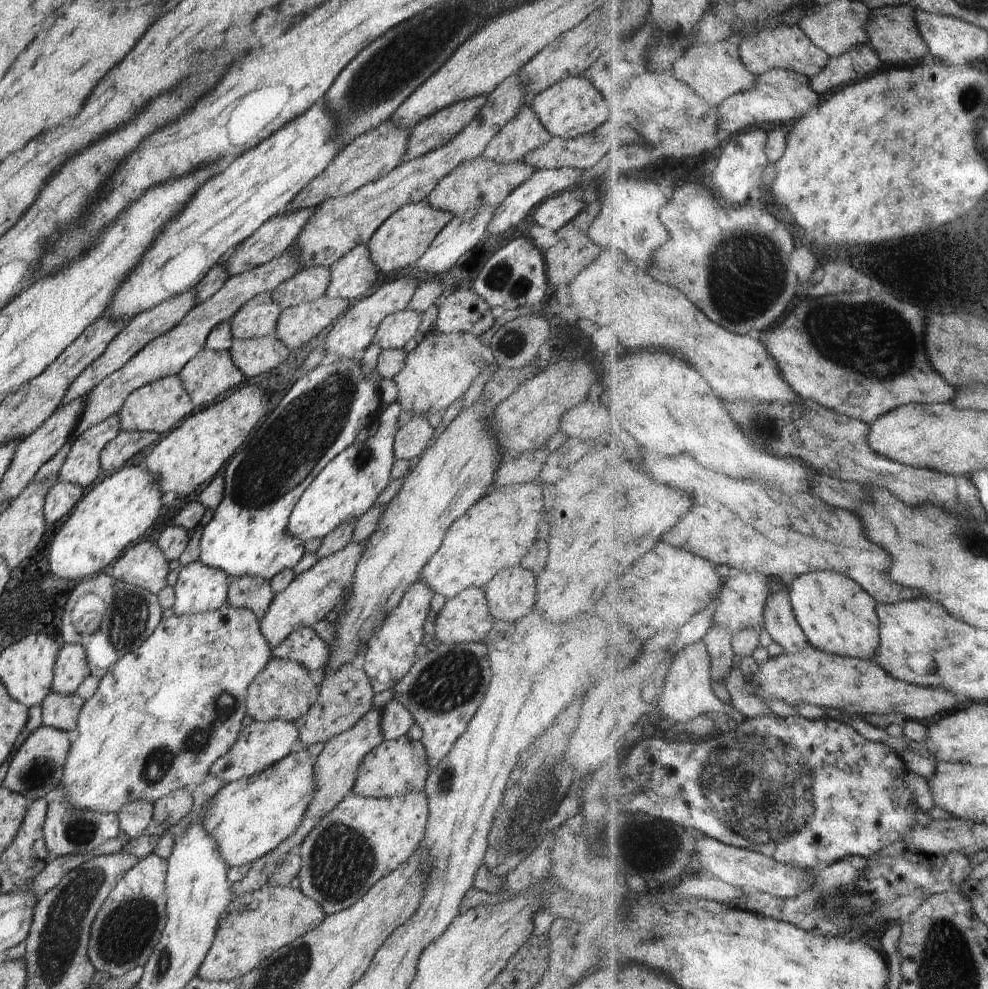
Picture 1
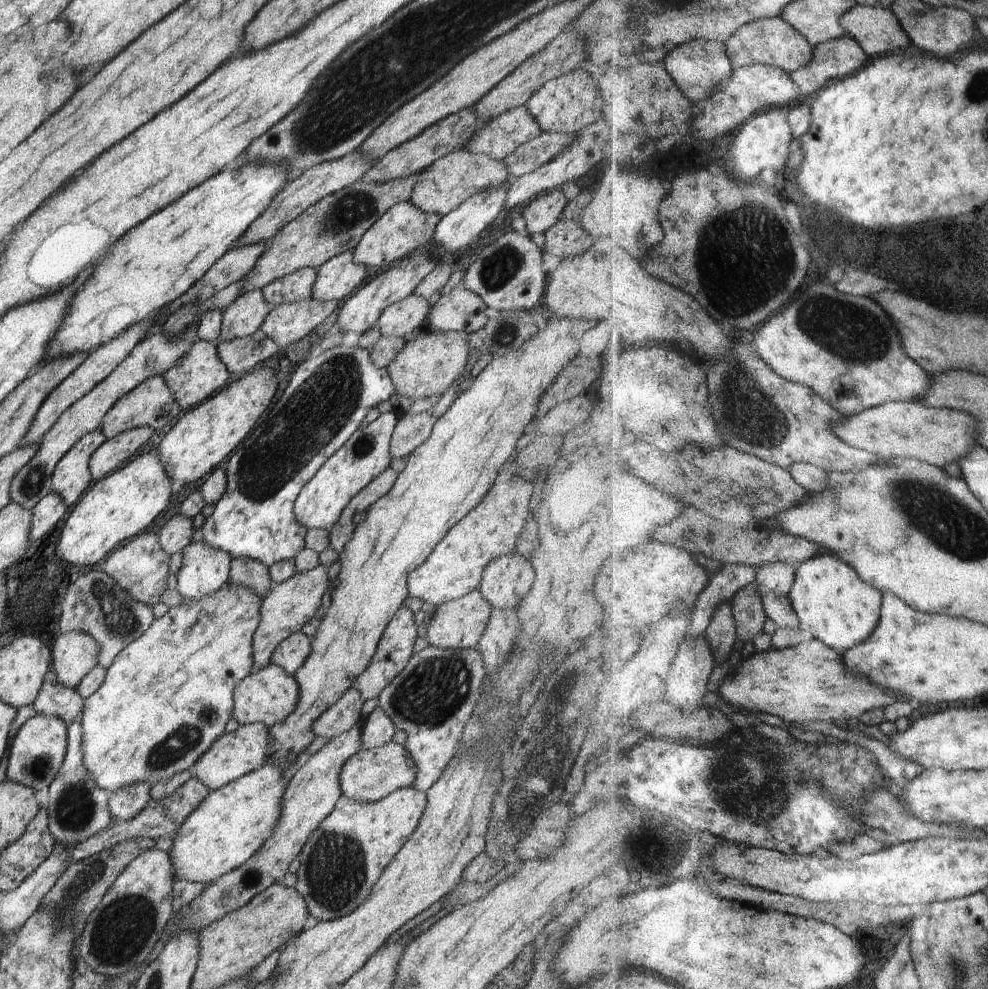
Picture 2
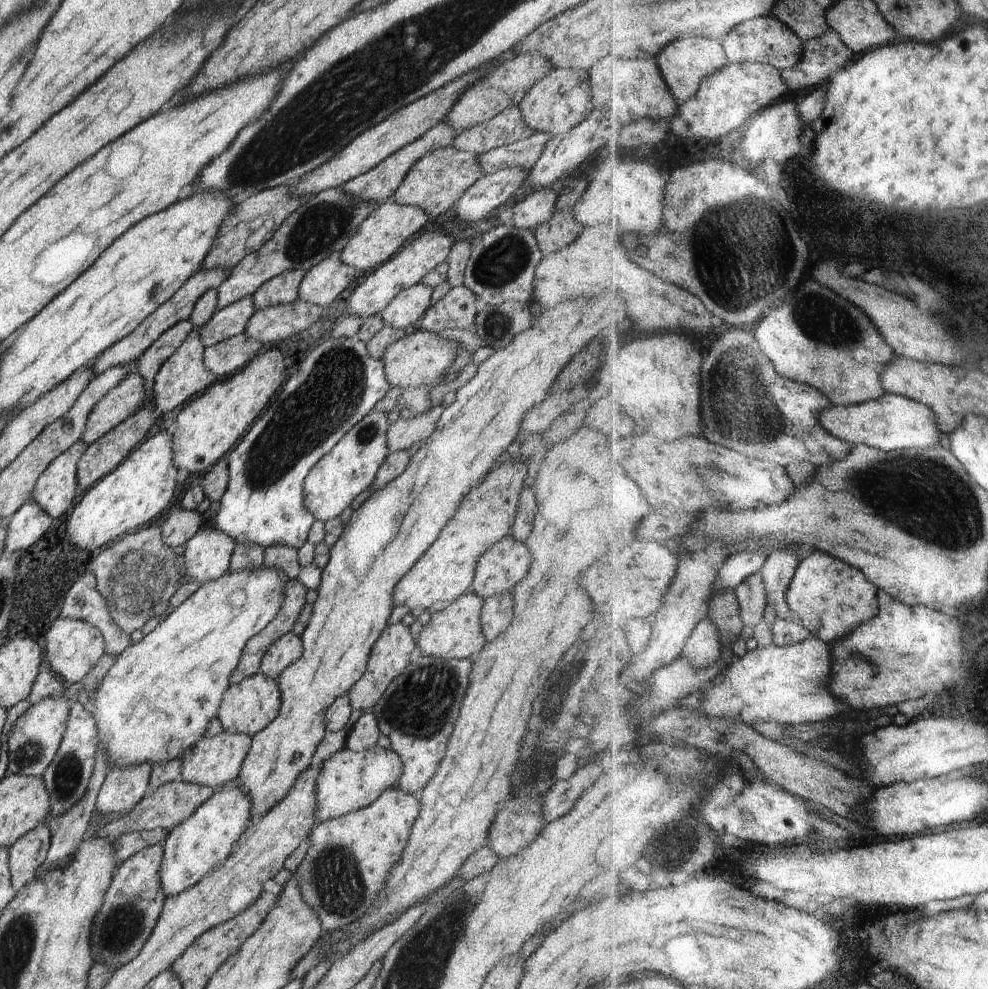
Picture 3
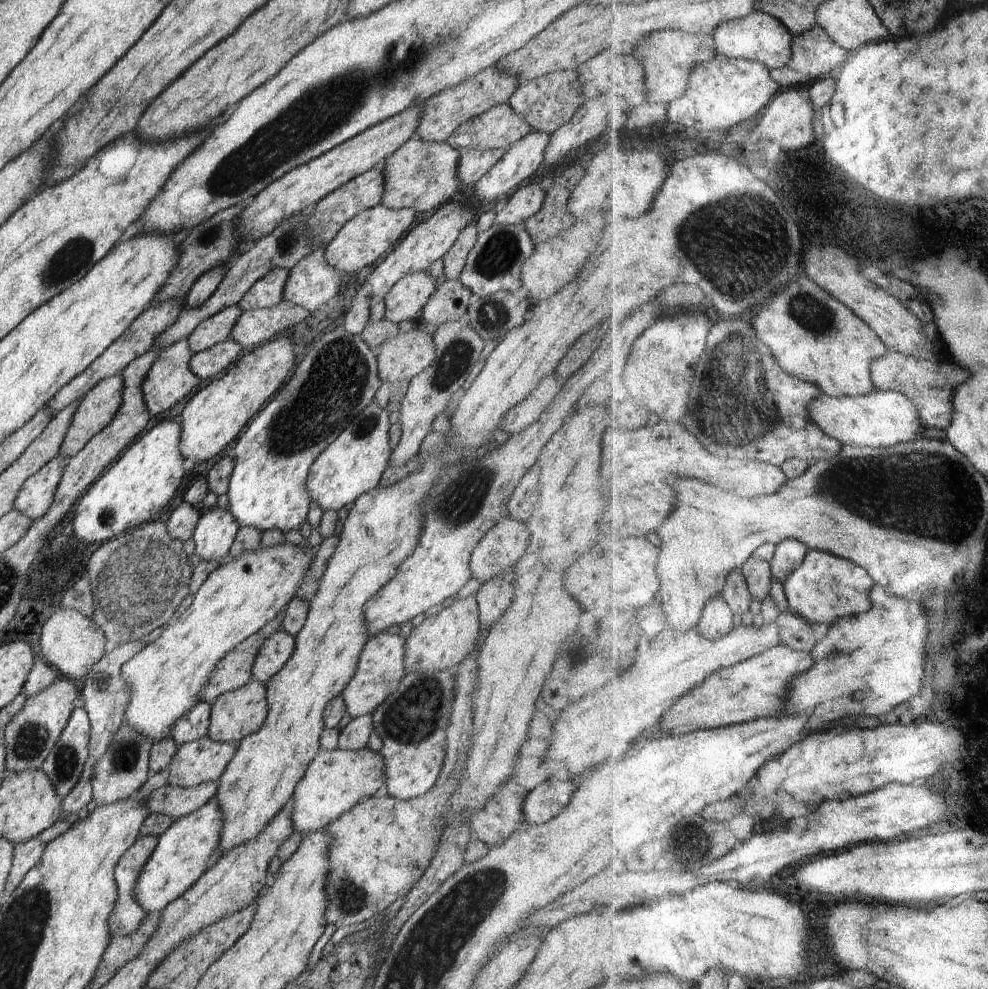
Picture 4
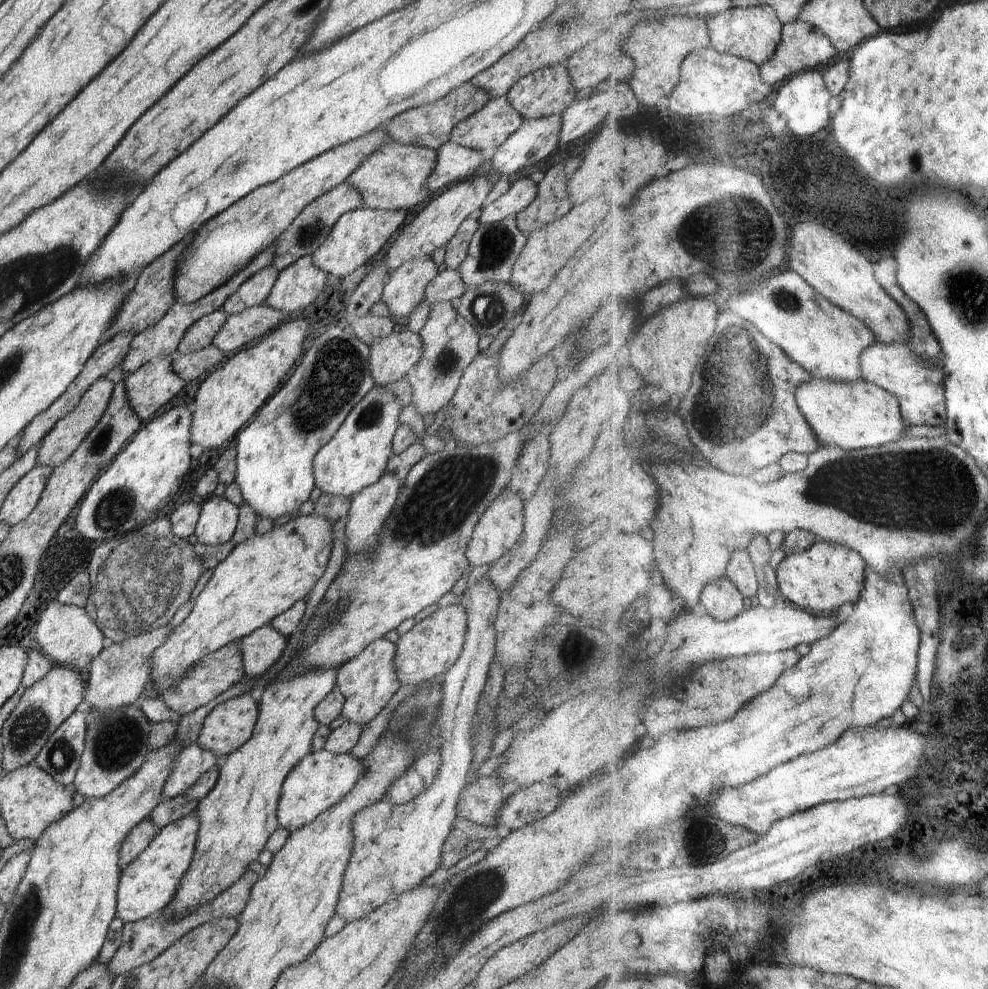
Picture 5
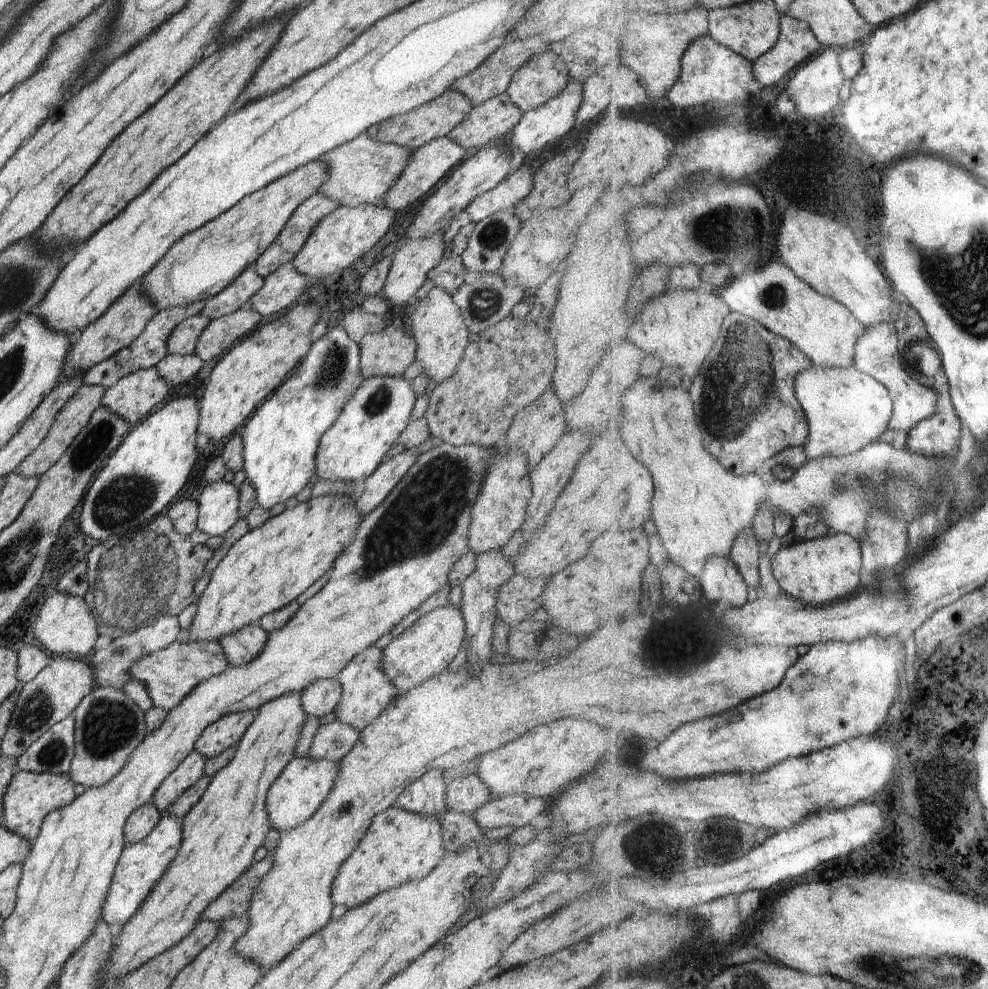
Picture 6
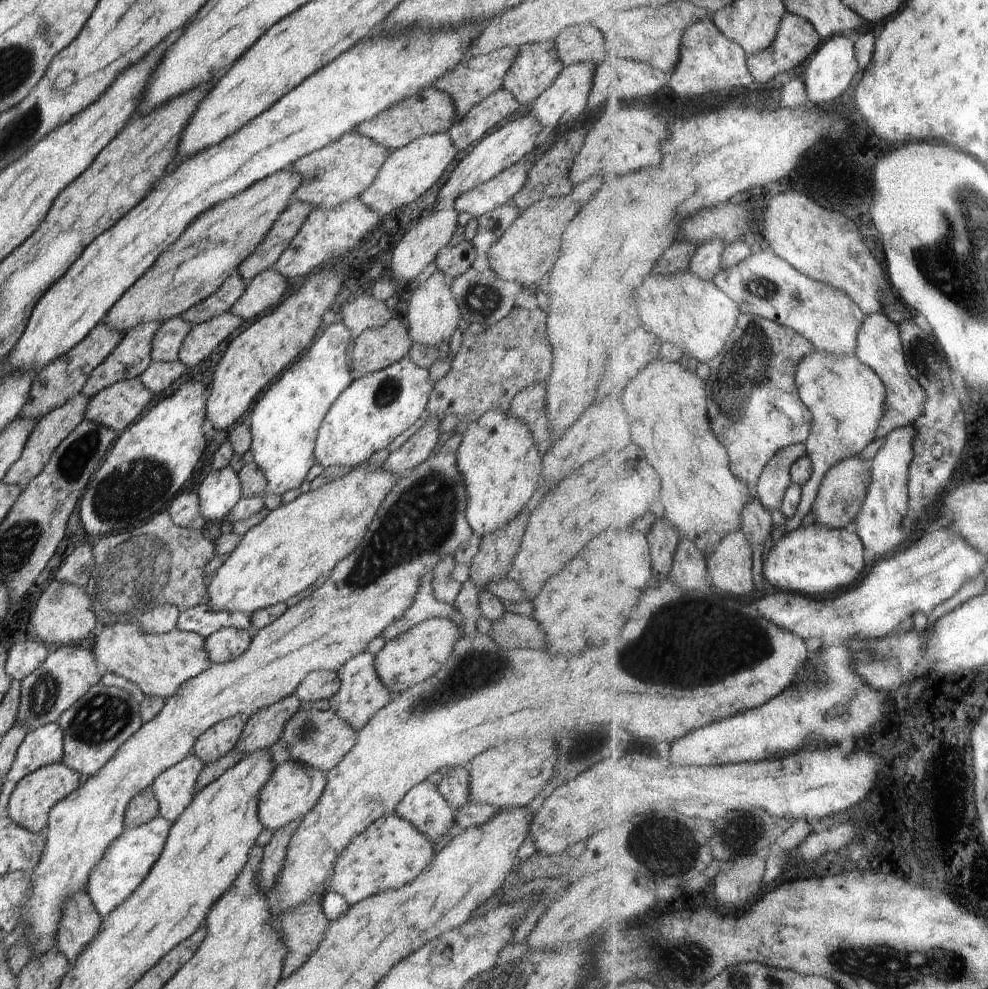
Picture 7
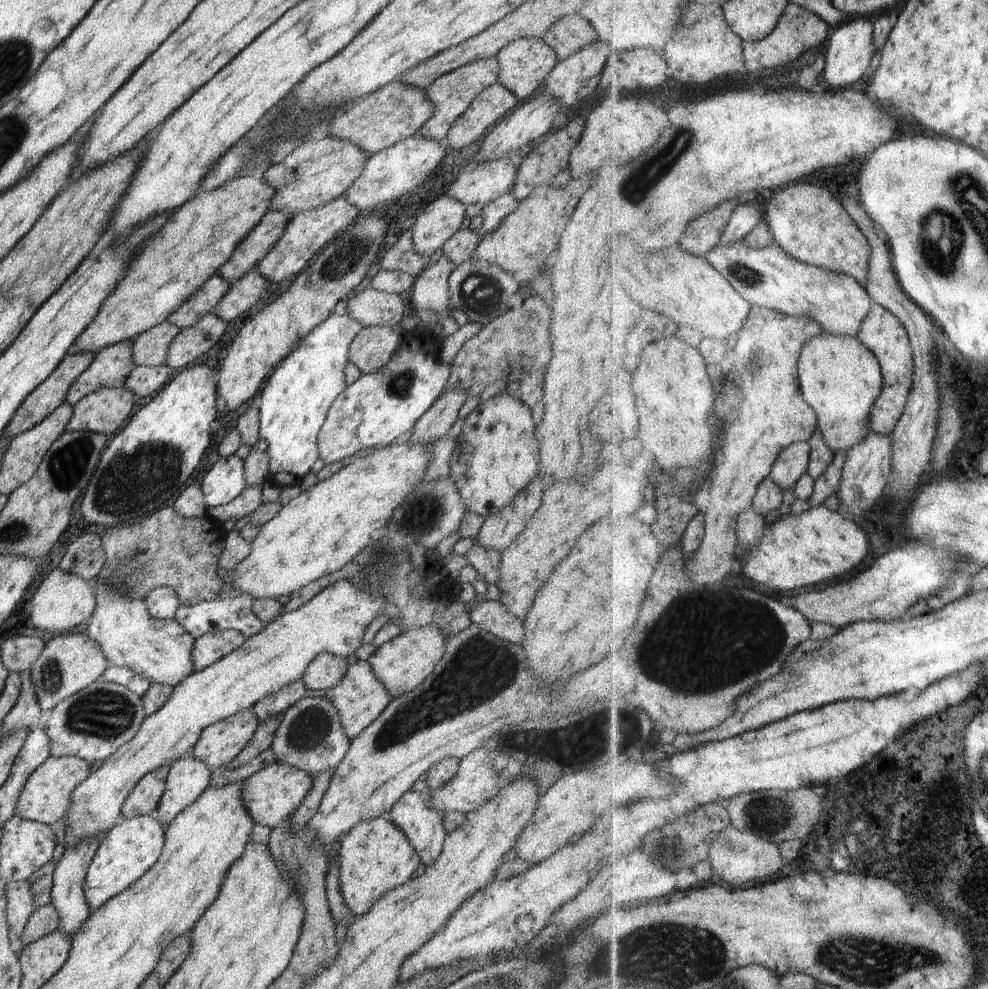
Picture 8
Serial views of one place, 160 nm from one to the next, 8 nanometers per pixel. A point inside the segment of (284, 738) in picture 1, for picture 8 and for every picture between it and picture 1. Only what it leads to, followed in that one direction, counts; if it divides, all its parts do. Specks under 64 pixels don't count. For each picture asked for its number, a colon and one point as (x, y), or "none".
2: (231, 756)
3: (209, 762)
4: (202, 761)
5: (193, 761)
6: (190, 770)
7: (174, 788)
8: (188, 777)

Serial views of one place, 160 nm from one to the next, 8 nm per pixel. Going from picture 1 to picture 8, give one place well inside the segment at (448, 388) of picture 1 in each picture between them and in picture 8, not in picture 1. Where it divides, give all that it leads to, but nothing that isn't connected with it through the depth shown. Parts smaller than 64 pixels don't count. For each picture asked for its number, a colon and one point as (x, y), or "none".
2: (428, 364)
3: (417, 359)
4: (401, 358)
5: (391, 358)
6: (387, 353)
7: (375, 349)
8: (372, 347)

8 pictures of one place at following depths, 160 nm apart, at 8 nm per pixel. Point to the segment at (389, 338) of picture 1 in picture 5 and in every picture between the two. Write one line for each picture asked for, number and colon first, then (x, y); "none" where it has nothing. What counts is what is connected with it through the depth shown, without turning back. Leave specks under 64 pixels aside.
2: (404, 316)
3: (407, 307)
4: (405, 301)
5: (403, 291)

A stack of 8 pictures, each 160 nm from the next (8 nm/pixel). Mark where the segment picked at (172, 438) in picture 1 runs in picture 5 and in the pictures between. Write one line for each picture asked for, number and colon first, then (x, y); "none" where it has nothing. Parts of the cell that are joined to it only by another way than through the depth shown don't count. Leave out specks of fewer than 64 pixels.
2: (201, 439)
3: (205, 430)
4: (214, 416)
5: (229, 397)

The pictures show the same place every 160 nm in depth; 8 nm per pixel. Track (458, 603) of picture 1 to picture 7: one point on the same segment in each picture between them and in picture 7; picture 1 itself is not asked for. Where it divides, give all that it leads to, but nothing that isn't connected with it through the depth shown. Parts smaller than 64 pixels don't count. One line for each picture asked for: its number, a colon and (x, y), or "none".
2: (459, 624)
3: (453, 633)
4: (441, 642)
5: (430, 648)
6: (425, 649)
7: (409, 659)

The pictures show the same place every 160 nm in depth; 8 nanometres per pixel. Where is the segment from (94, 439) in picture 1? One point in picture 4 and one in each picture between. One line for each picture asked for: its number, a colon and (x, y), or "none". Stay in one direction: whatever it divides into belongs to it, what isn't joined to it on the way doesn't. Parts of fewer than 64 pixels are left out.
2: (71, 476)
3: (55, 489)
4: (36, 495)

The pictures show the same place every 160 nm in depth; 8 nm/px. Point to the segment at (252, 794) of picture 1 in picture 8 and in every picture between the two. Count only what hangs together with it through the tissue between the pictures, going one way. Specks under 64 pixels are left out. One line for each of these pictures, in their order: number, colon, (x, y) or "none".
2: (231, 823)
3: (191, 850)
4: (184, 852)
5: (147, 884)
6: (140, 865)
7: (127, 860)
8: (130, 848)

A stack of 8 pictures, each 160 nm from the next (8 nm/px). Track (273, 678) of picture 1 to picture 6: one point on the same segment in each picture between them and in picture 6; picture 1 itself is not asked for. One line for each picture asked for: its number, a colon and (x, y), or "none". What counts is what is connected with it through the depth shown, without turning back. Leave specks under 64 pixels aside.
2: (268, 696)
3: (247, 707)
4: (235, 715)
5: (228, 726)
6: (226, 731)

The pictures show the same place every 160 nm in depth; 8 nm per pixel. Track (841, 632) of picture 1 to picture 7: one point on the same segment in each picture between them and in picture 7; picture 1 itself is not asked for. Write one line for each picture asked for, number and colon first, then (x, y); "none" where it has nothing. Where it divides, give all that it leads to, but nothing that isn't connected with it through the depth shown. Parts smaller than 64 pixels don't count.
2: (835, 605)
3: (828, 594)
4: (826, 586)
5: (822, 579)
6: (820, 572)
7: (816, 560)

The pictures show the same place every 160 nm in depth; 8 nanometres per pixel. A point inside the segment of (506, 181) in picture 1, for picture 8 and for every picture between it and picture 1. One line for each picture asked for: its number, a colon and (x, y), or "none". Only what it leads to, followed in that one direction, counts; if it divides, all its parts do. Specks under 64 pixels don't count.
2: (440, 188)
3: (434, 183)
4: (420, 175)
5: (392, 177)
6: (359, 172)
7: (340, 171)
8: (320, 169)

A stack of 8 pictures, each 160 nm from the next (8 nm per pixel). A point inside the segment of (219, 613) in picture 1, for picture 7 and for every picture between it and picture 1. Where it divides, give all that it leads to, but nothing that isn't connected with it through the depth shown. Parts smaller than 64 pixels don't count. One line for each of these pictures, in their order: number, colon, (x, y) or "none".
2: (167, 696)
3: (155, 701)
4: (238, 599)
5: (262, 577)
6: (270, 566)
7: (300, 541)

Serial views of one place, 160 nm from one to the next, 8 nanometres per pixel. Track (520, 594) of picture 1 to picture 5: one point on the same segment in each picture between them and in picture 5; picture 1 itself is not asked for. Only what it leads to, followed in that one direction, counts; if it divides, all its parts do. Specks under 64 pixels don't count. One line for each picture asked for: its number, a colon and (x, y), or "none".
2: (504, 581)
3: (502, 566)
4: (508, 539)
5: (500, 526)

